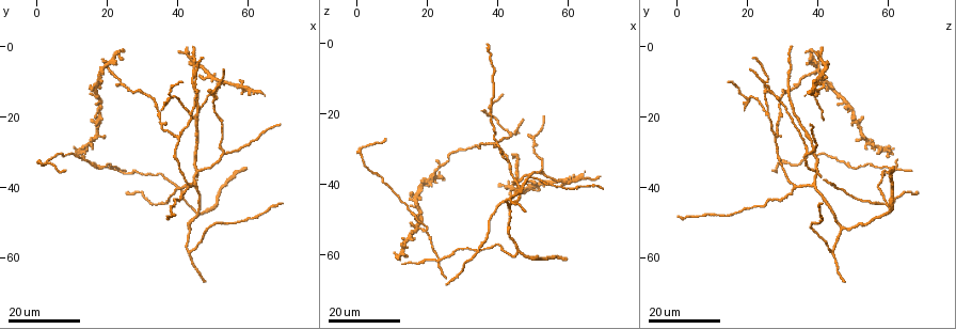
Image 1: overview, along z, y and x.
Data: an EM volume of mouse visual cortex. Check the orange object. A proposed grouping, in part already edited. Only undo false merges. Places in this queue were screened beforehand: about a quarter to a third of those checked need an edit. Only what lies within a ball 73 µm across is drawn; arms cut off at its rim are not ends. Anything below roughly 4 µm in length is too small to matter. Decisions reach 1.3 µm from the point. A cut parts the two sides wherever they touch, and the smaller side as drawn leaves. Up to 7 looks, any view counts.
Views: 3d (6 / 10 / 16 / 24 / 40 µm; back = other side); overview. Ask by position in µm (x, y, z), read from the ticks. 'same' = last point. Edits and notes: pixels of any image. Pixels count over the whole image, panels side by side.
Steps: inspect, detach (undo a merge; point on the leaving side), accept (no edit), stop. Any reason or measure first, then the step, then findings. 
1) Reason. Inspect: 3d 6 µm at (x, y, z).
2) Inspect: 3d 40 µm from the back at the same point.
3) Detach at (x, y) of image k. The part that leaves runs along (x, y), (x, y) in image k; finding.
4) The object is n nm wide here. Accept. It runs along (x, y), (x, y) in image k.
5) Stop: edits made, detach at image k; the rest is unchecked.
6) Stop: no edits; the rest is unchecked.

Arms part here. Inspect: 3d 24 µm at (46.0, 35.5, 38.5).

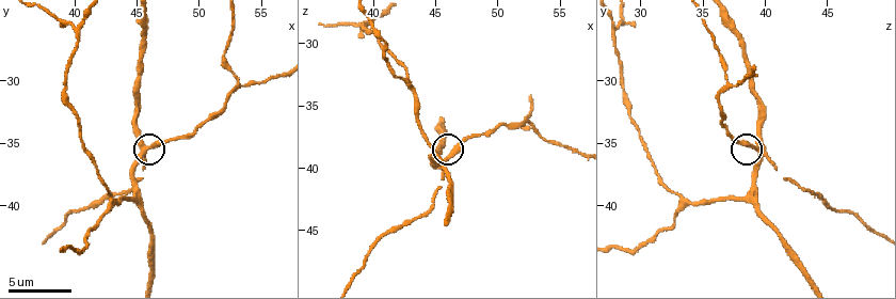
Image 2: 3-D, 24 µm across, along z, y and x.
Zoom in. Inspect: 3d 10 µm at (46.0, 35.2, 39.0).

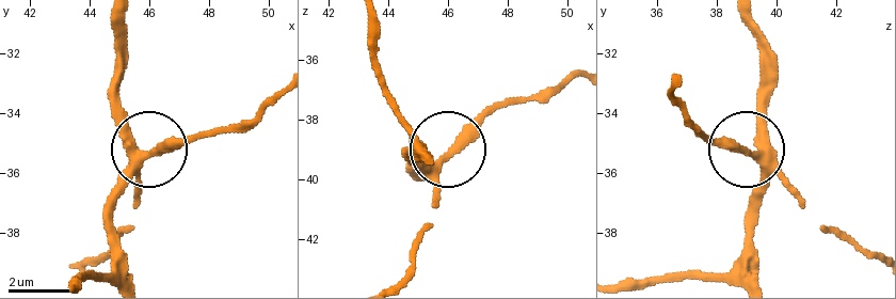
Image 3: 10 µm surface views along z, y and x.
3 arms meet here. Accept. All the same neuron.

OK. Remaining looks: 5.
Two arms in line, one across. Inspect: 3d 10 µm at (40.2, 25.6, 27.6).

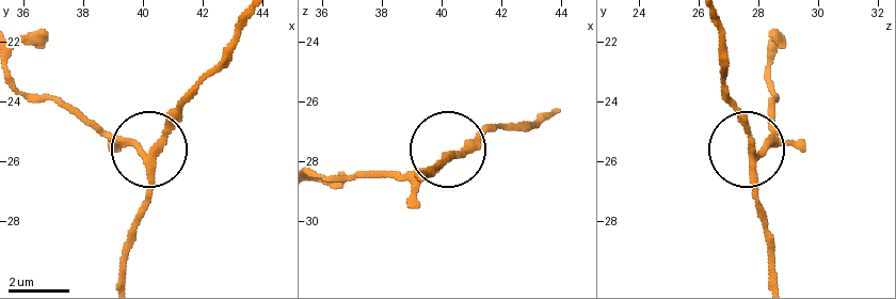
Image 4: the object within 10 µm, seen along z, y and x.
The object is 210 nm wide here. Accept. It runs along (774, 279), (744, 119), (721, 75) in image 4; continuous, no second neuron.

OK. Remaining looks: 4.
Side arm on a straight run. Inspect: 3d 16 µm at (43.5, 18.5, 25.0).

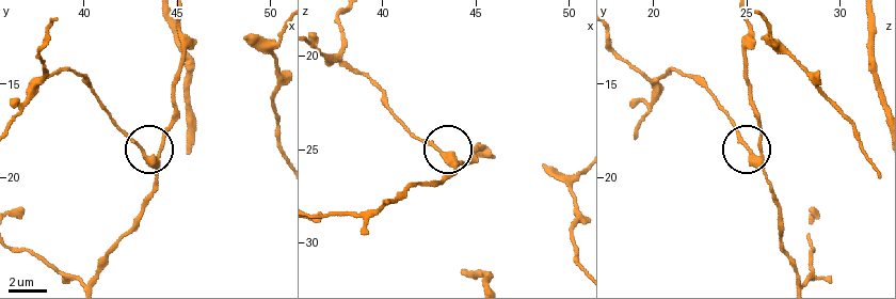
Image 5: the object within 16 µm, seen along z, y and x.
Inspect: 3d 6 µm at (43.7, 19.0, 25.3).

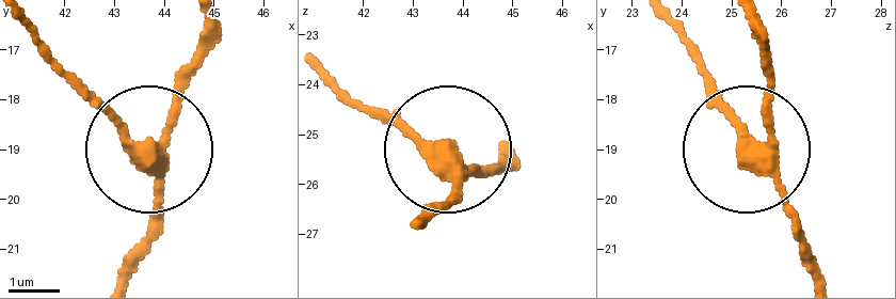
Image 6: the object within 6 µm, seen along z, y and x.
The side arm is 20 µm long. Detach at (111, 117) of image 6. The part that leaves runs along (447, 170), (329, 73) in image 6; two neurons meet here.

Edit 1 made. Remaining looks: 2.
Stop: edits made, detach at image 6; the rest is unchecked.

